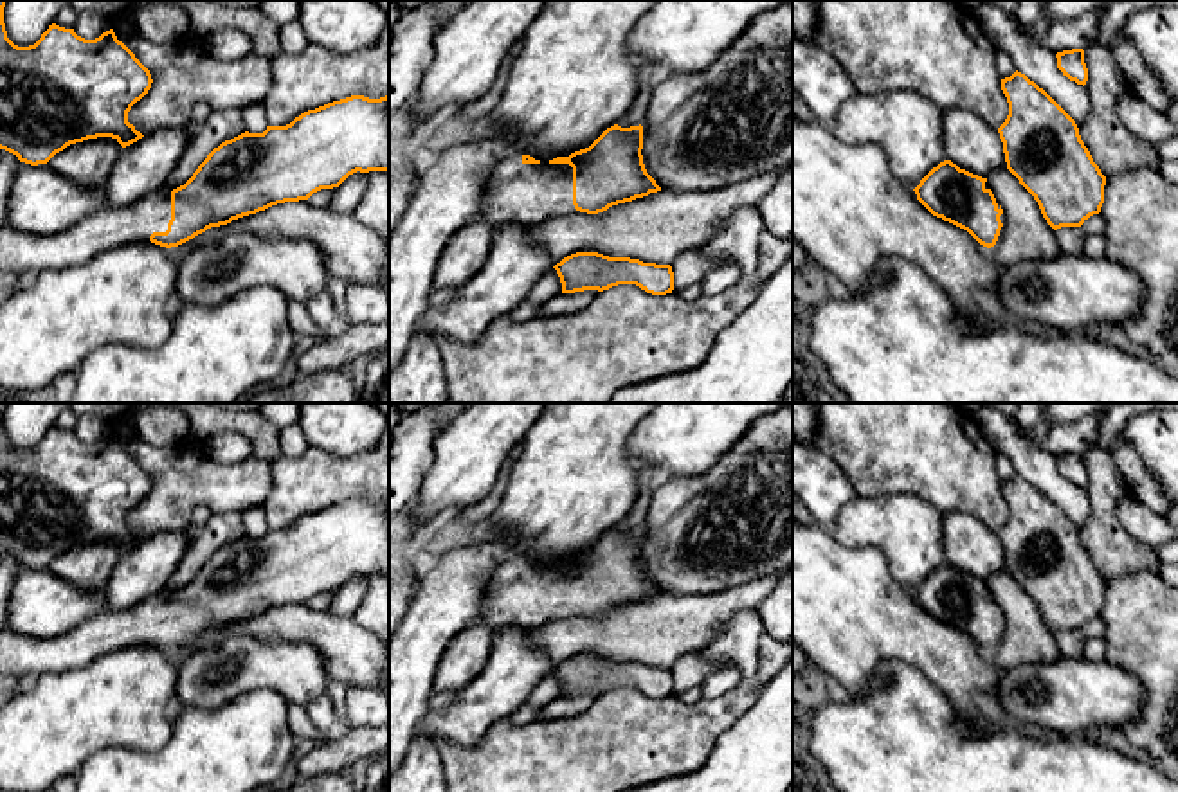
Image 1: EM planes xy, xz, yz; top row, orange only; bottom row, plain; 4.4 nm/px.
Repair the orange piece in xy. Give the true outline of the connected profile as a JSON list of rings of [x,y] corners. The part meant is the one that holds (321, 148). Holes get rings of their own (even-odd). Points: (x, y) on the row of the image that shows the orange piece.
[[[351,95],[308,110],[286,126],[241,133],[214,148],[193,176],[169,191],[160,187],[124,207],[99,209],[52,236],[0,227],[0,272],[47,272],[85,265],[95,256],[130,243],[178,247],[211,227],[256,214],[285,202],[308,200],[321,189],[339,187],[353,173],[389,171],[389,95]]]

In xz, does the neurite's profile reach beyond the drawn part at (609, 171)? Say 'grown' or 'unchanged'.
grown

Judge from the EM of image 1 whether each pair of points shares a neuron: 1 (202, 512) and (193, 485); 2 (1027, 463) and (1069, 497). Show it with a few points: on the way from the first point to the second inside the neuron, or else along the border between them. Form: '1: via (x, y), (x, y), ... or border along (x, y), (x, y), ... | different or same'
1: border along (208, 504), (200, 504), (193, 512), (190, 526) | different
2: via (1038, 468), (1058, 488) | same

